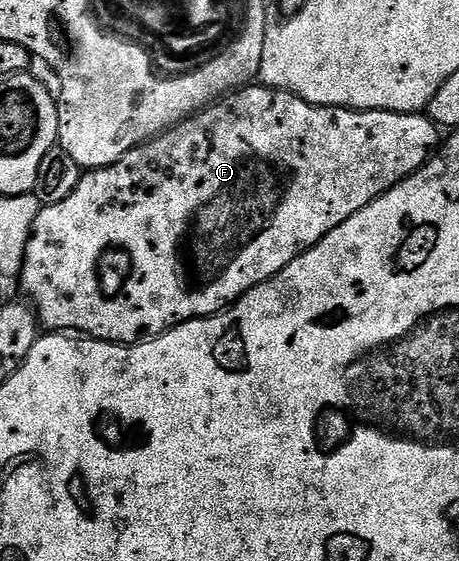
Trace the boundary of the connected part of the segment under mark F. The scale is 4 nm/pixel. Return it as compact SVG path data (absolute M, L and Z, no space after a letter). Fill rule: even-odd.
M246 85L226 94L220 101L203 111L190 115L182 123L170 127L155 139L131 149L109 167L89 169L82 174L79 185L63 201L42 206L25 250L25 264L19 284L37 313L40 326L49 333L80 333L105 343L139 343L161 335L180 323L205 319L232 307L252 287L275 277L291 261L309 251L331 229L343 225L347 217L359 213L380 195L386 195L397 183L414 175L425 162L432 159L443 135L428 114L404 115L394 111L350 111L347 107L317 107L289 91L276 91L264 85Z

